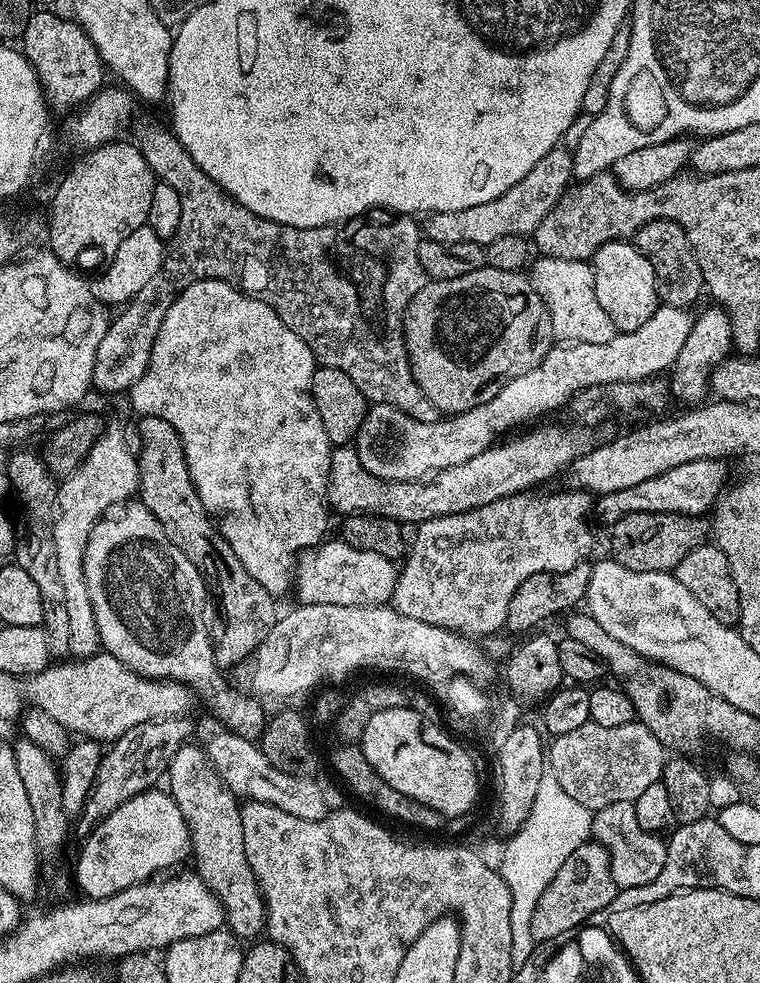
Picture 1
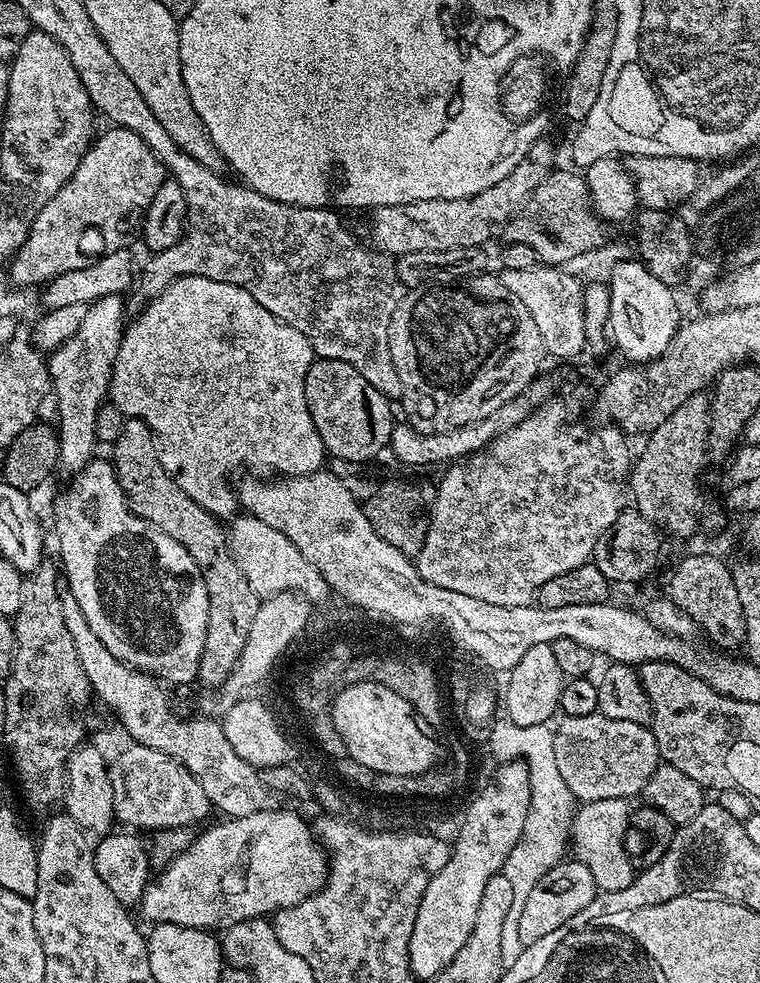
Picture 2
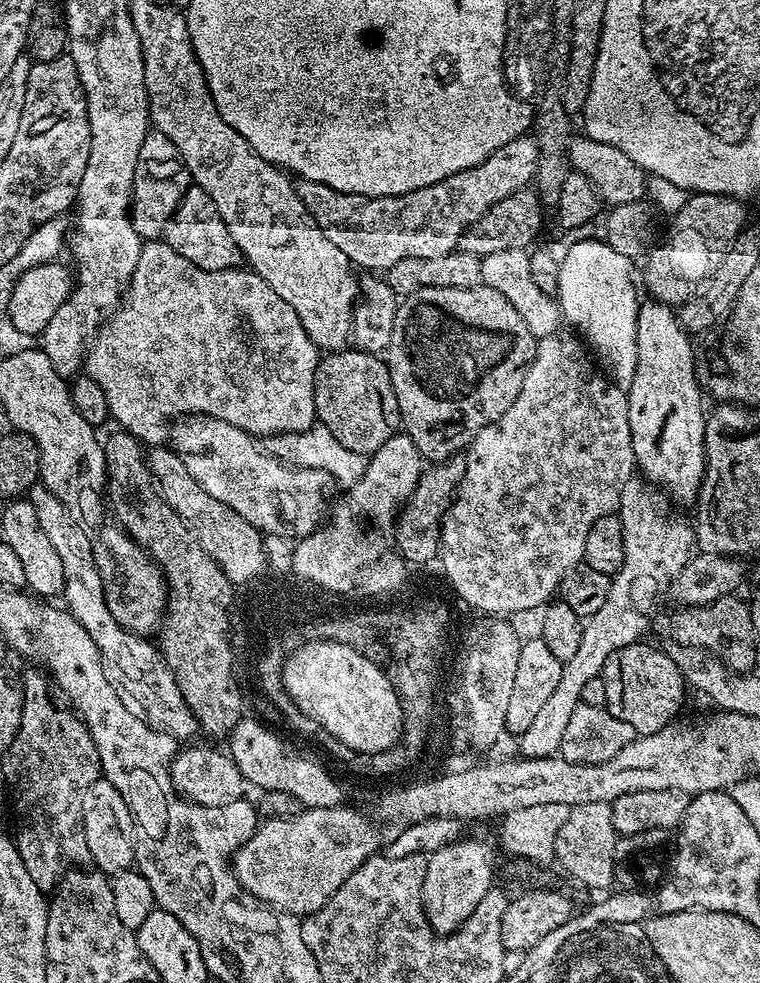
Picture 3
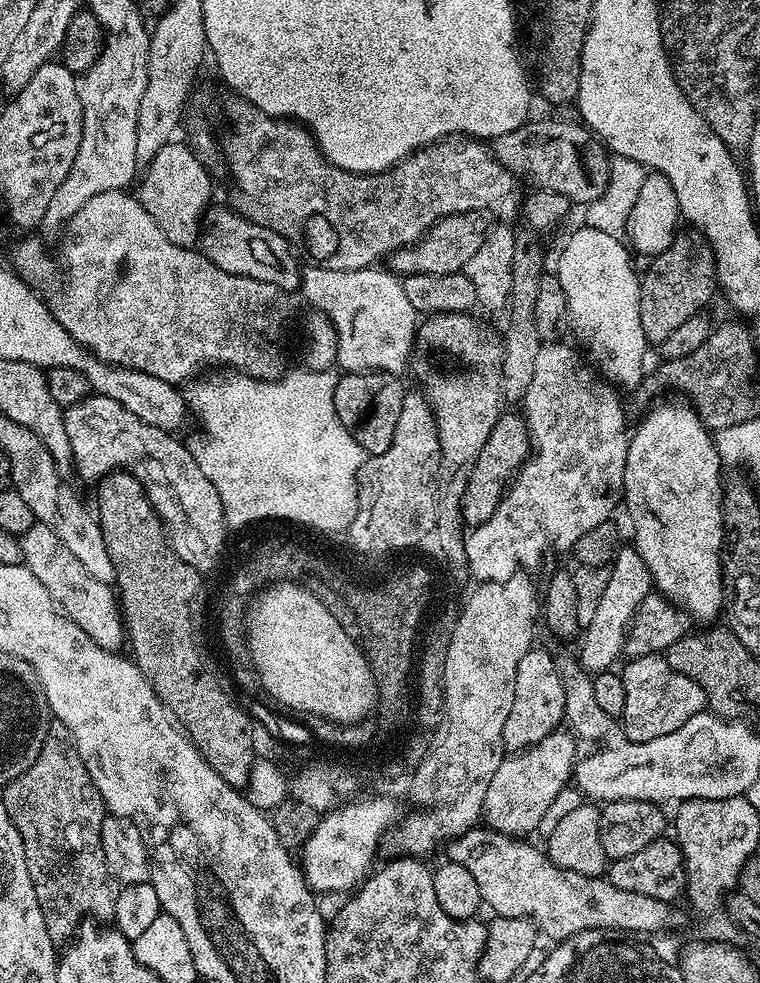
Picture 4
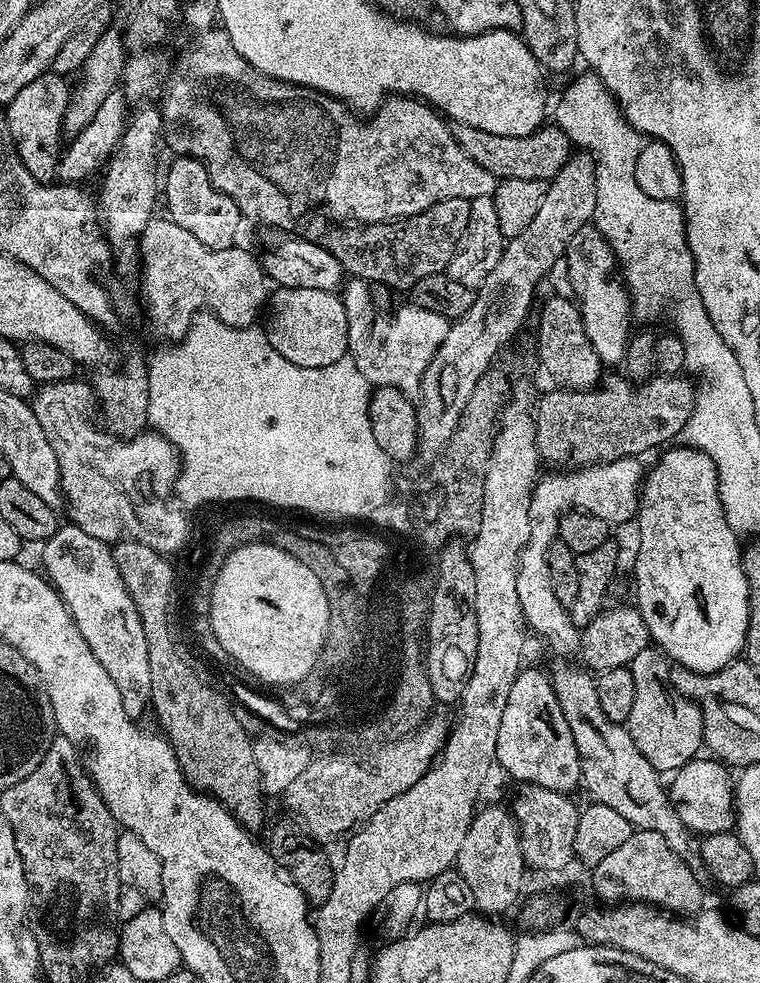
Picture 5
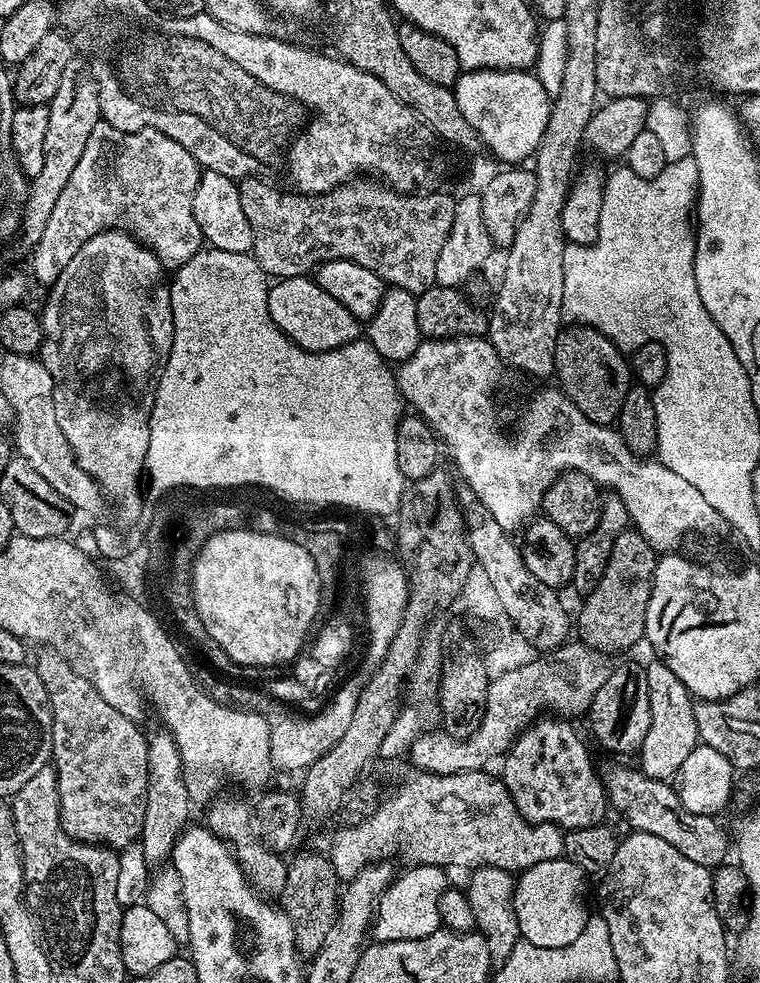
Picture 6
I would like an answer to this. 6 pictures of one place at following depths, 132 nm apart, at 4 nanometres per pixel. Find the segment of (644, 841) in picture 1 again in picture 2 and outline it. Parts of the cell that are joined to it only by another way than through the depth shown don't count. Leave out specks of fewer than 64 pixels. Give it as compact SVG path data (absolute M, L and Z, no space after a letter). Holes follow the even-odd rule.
M602 798L581 803L572 818L570 852L590 870L600 892L626 890L634 875L634 861L624 849L624 835L628 832L630 804L622 798Z

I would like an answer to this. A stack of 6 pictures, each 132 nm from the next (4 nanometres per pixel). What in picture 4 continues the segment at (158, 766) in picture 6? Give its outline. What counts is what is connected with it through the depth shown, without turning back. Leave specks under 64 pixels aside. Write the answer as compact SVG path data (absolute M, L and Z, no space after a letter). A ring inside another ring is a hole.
M37 523L20 541L23 563L46 586L52 599L62 609L64 615L74 621L98 646L108 652L119 653L126 644L126 625L118 603L118 596L107 583L91 577L78 560L59 540L58 534L41 523Z

